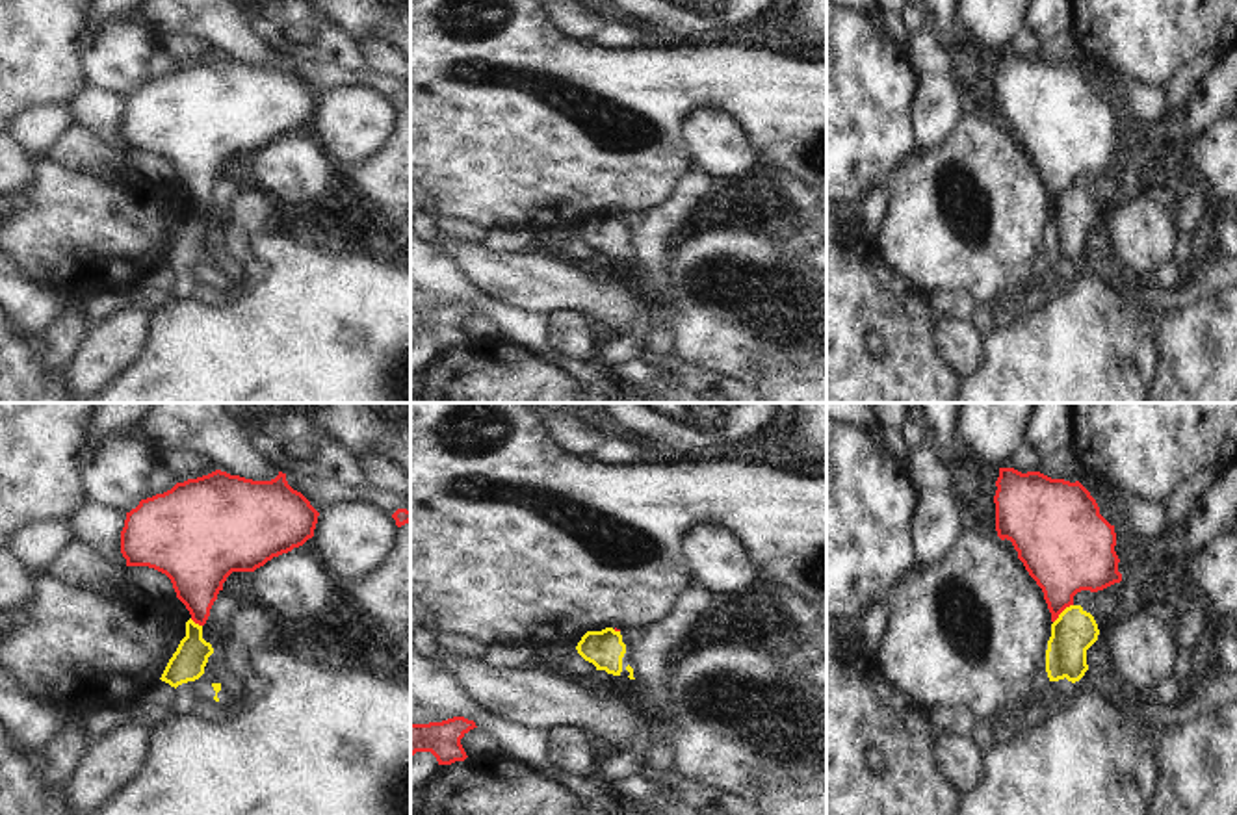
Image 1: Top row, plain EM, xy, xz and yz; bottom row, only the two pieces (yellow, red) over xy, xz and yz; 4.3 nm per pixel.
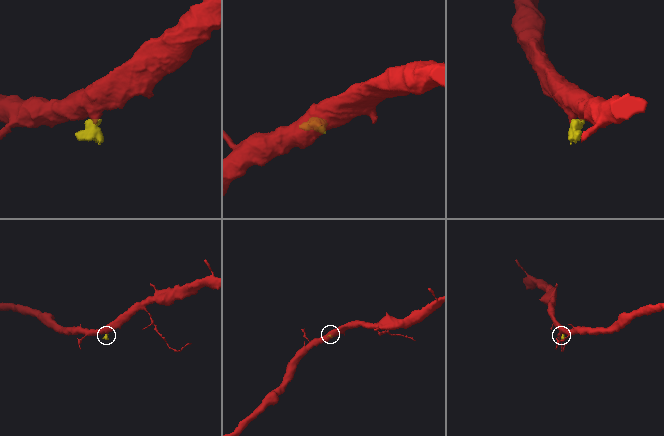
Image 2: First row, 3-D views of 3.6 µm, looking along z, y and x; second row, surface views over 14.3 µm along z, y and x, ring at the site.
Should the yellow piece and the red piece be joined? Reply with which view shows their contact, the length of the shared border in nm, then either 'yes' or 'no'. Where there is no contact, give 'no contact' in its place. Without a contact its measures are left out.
meets yellow in yz; contact 120 nm long; no

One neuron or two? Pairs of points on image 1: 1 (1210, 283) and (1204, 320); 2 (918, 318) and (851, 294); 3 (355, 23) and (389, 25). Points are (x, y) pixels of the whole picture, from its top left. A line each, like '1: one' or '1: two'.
1: two
2: one
3: one

